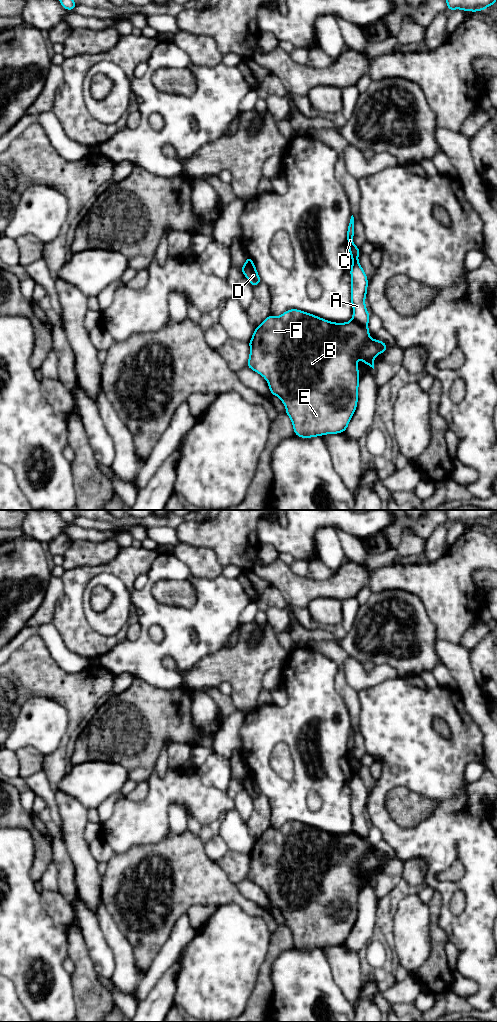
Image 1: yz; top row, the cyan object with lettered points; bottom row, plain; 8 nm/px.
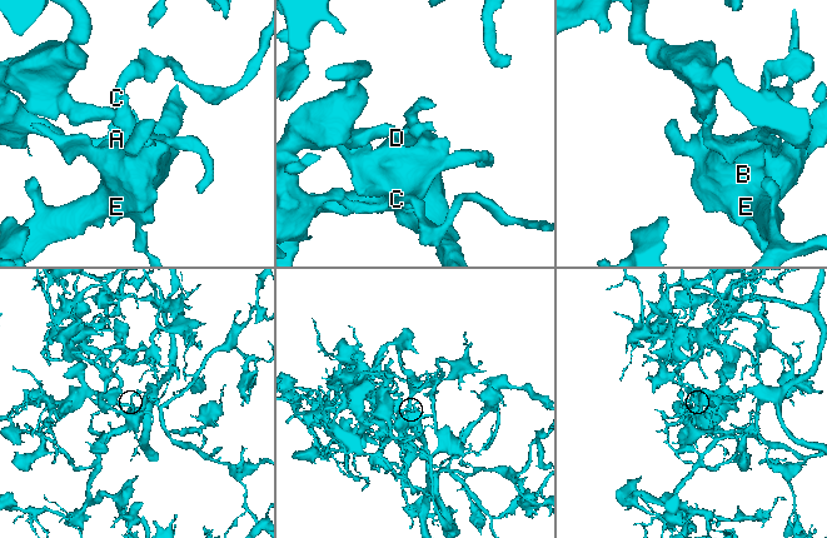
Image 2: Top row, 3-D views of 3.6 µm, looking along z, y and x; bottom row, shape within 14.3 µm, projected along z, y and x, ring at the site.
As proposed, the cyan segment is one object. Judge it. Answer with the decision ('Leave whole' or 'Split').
Split

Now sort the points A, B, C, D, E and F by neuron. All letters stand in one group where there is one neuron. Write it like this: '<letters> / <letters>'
A C / B D E F

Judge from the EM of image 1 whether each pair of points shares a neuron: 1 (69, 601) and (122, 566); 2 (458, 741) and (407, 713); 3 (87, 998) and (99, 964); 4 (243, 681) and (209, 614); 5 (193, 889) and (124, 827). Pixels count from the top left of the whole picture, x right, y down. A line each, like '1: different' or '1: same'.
1: same
2: same
3: different
4: different
5: different

